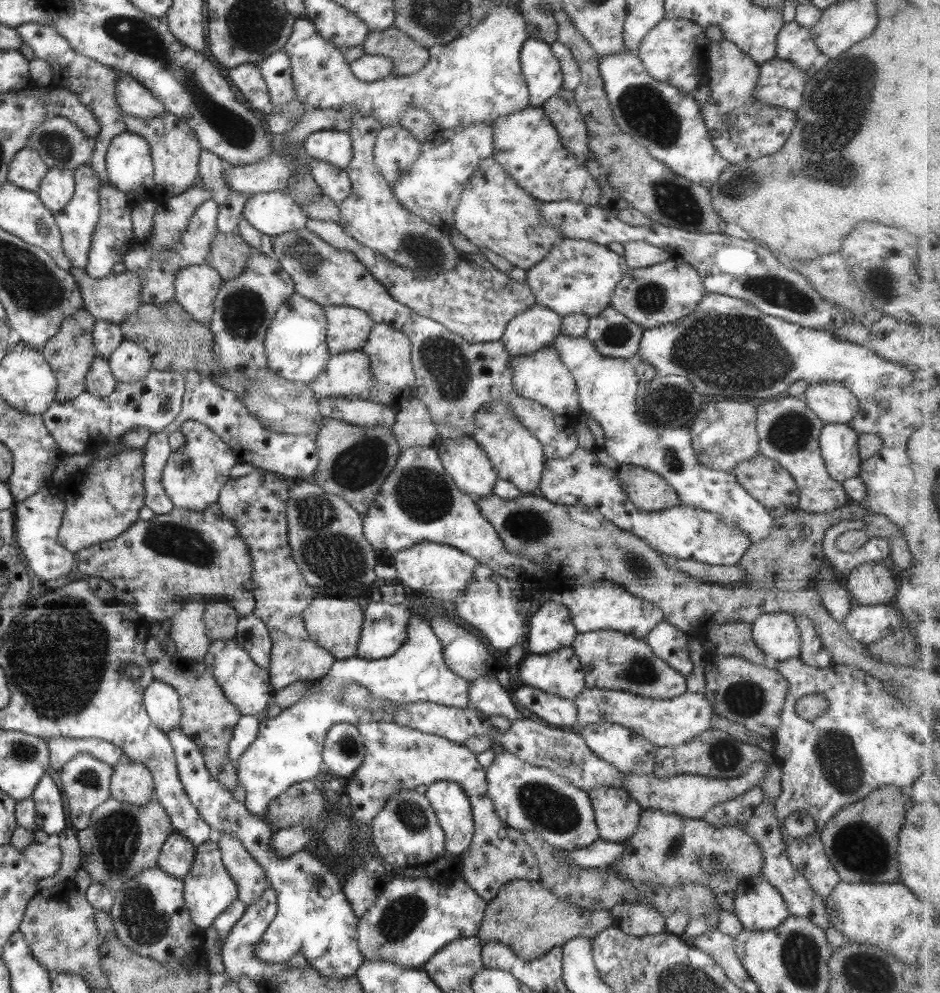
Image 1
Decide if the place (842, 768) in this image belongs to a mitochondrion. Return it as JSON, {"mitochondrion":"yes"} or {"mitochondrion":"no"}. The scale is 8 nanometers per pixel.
{"mitochondrion":"yes"}

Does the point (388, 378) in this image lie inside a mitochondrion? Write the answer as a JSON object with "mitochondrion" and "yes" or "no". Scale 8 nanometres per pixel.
{"mitochondrion":"no"}

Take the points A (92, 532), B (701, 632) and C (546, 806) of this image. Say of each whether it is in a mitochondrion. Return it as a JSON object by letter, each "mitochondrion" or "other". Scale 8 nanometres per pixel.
{"A":"other","B":"other","C":"mitochondrion"}

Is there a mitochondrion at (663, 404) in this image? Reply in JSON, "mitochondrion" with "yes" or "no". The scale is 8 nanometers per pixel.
{"mitochondrion":"yes"}

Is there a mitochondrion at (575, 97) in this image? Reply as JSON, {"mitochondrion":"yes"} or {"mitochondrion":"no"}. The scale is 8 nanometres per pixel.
{"mitochondrion":"no"}

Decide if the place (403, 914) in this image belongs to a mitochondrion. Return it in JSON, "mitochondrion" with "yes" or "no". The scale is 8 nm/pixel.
{"mitochondrion":"yes"}

